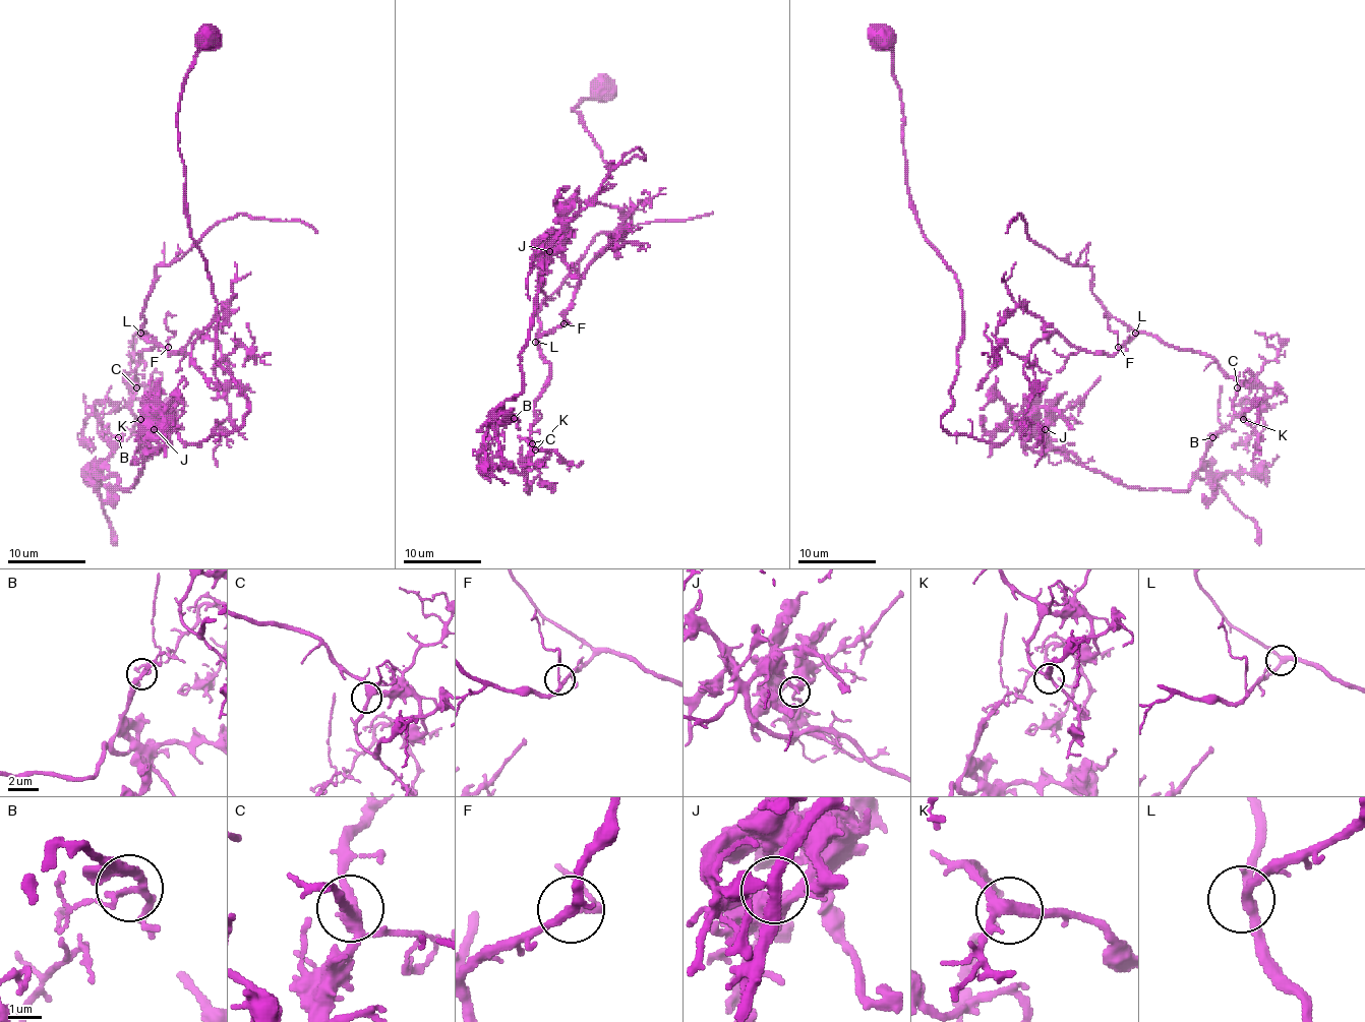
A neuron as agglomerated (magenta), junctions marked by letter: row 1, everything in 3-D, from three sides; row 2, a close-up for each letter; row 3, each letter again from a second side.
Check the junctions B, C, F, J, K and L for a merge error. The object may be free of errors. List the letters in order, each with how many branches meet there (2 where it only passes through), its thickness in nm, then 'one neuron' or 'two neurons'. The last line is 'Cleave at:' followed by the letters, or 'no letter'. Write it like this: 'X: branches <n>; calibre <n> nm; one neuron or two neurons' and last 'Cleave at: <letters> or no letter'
B: branches 3; calibre 190 nm; two neurons
C: branches 4; calibre 320 nm; one neuron
F: branches 3; calibre 180 nm; one neuron
J: branches 2; calibre 300 nm; one neuron
K: branches 3; calibre 260 nm; one neuron
L: branches 4; calibre 280 nm; one neuron
Cleave at: B

